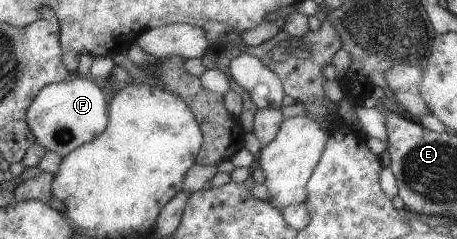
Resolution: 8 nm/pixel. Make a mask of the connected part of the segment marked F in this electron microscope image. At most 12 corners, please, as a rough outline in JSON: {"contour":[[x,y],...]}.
{"contour":[[75,76],[46,85],[27,118],[64,158],[106,132],[110,104]]}

